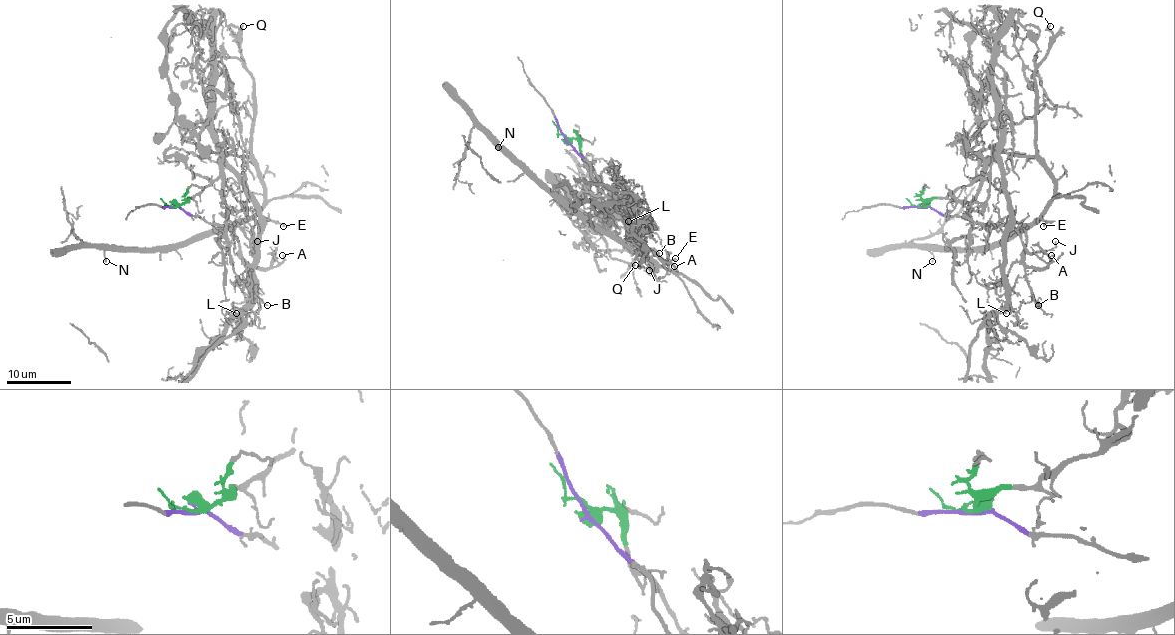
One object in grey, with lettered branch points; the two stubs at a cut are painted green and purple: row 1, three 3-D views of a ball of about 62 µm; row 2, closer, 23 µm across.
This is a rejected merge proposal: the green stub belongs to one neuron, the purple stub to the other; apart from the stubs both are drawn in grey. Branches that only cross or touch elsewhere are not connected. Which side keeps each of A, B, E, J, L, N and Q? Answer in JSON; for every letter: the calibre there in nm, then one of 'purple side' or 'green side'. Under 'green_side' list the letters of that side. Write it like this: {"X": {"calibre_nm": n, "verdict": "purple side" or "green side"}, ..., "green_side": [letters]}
{"A": {"calibre_nm": 200, "verdict": "purple side"}, "B": {"calibre_nm": 120, "verdict": "purple side"}, "E": {"calibre_nm": 150, "verdict": "purple side"}, "J": {"calibre_nm": 140, "verdict": "green side"}, "L": {"calibre_nm": 130, "verdict": "green side"}, "N": {"calibre_nm": 120, "verdict": "purple side"}, "Q": {"calibre_nm": 240, "verdict": "purple side"}, "green_side": ["J", "L"]}

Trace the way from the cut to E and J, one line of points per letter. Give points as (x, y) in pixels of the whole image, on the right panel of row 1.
E: (925, 207), (977, 223), (999, 224), (1012, 221), (1027, 224), (1041, 215), (1046, 223), (1043, 226)
J: (923, 207), (980, 177), (1001, 182), (1022, 244), (1030, 252), (1045, 252), (1056, 241)

